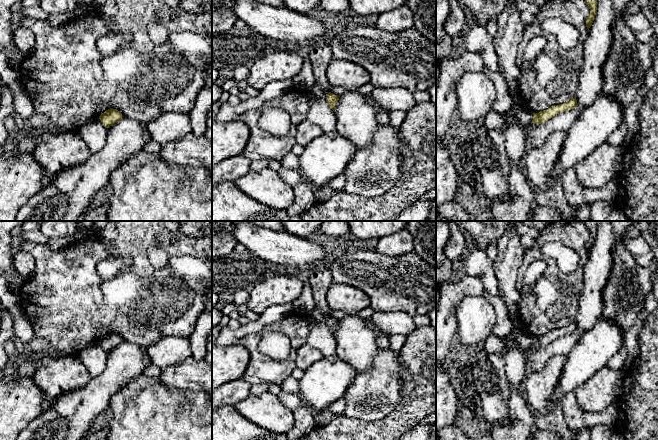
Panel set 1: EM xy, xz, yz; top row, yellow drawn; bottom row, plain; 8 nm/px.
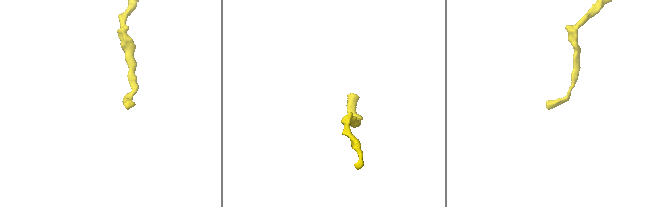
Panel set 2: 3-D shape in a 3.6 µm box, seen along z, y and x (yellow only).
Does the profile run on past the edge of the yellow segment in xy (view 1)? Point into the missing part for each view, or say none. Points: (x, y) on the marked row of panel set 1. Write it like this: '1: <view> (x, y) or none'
1: none

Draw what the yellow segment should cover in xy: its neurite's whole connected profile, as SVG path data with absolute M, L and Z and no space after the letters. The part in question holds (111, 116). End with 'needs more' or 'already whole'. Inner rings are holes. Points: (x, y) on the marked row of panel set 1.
M110 108L99 116L99 119L106 128L122 119L122 113L116 109Z; already whole

